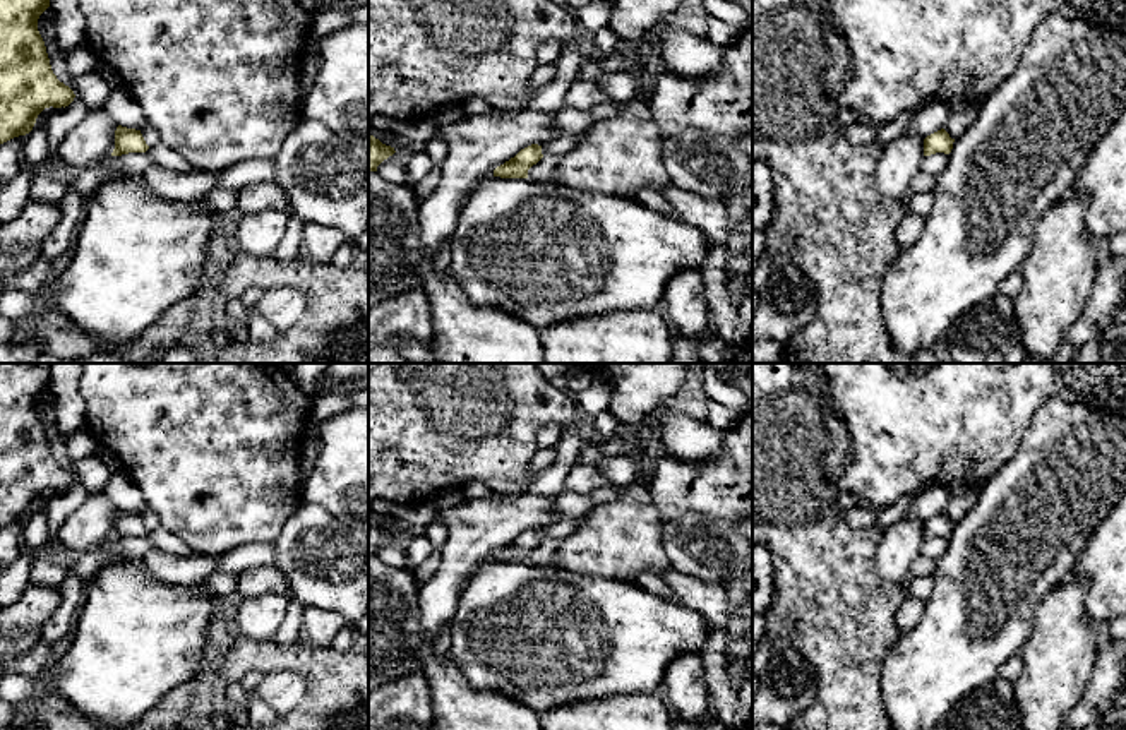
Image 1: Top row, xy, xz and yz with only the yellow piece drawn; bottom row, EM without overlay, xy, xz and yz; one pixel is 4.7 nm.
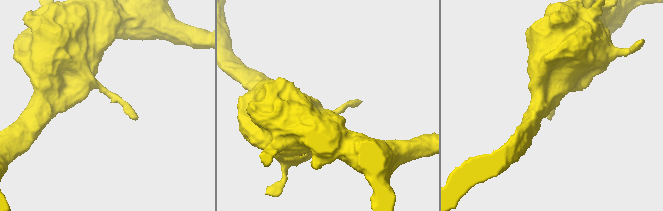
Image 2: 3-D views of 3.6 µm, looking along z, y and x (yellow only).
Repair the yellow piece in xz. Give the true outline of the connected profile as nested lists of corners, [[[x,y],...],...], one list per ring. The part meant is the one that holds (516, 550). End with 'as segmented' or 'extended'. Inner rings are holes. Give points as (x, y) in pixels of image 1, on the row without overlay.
[[[531,528],[494,553],[500,562],[528,562],[528,553],[543,542],[542,530]]] | as segmented

